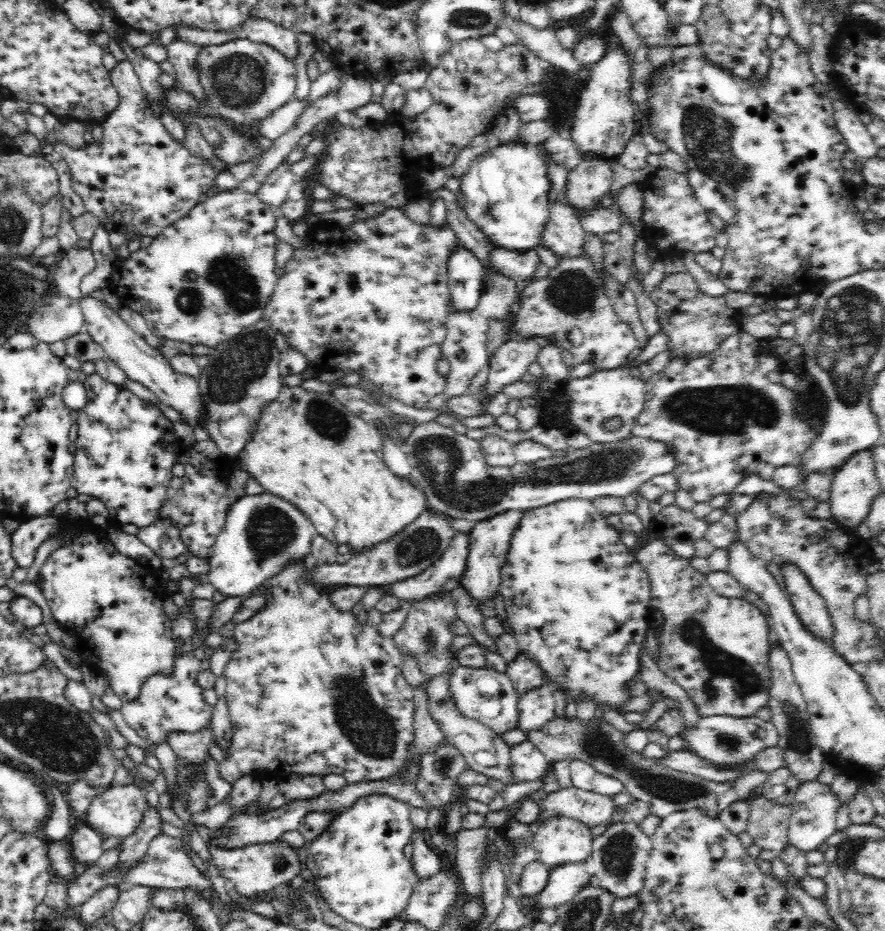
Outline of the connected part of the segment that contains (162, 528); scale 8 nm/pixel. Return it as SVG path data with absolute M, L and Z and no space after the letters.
M159 518L154 524L140 528L136 537L165 561L175 559L187 549L180 540L180 530L169 518Z

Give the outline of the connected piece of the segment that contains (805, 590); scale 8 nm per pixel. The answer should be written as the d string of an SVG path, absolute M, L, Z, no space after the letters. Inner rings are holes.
M782 564L787 594L804 626L820 640L833 644L833 624L824 598L812 588L804 573L793 564Z

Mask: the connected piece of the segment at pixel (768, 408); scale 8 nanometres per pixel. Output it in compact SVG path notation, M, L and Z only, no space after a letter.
M739 331L737 334L728 336L726 340L720 343L720 346L712 353L707 355L700 355L692 359L669 359L667 365L662 372L652 375L646 380L647 402L645 403L644 411L640 412L634 420L634 434L642 438L649 438L650 440L657 440L667 444L671 450L674 450L675 461L677 467L671 470L671 473L678 481L678 488L691 493L697 499L704 500L708 503L717 494L732 493L734 488L750 474L756 473L759 462L768 462L772 466L800 466L804 452L810 448L812 440L816 440L818 430L808 426L806 422L802 422L802 418L798 415L798 402L796 402L796 394L792 389L785 388L779 380L783 373L781 370L781 363L784 358L775 354L769 346L769 340L756 339L754 336L746 332Z

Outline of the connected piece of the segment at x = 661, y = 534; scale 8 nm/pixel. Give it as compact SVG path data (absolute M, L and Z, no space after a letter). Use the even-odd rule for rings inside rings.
M678 505L663 507L652 518L648 529L651 534L670 546L678 555L691 559L695 554L695 543L705 538L709 523L694 516L690 510Z

